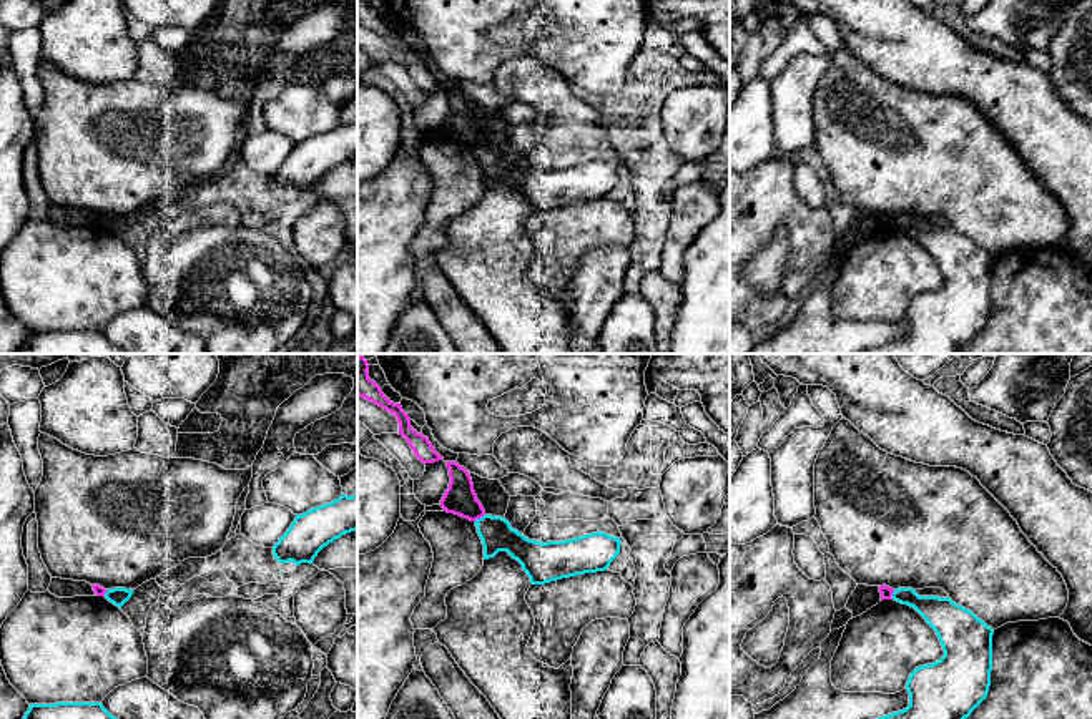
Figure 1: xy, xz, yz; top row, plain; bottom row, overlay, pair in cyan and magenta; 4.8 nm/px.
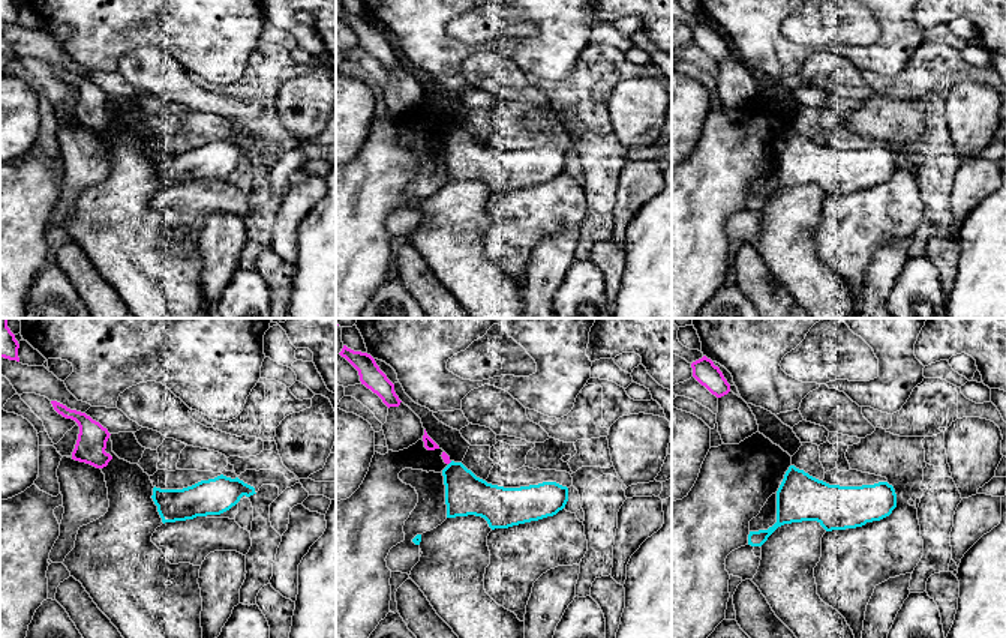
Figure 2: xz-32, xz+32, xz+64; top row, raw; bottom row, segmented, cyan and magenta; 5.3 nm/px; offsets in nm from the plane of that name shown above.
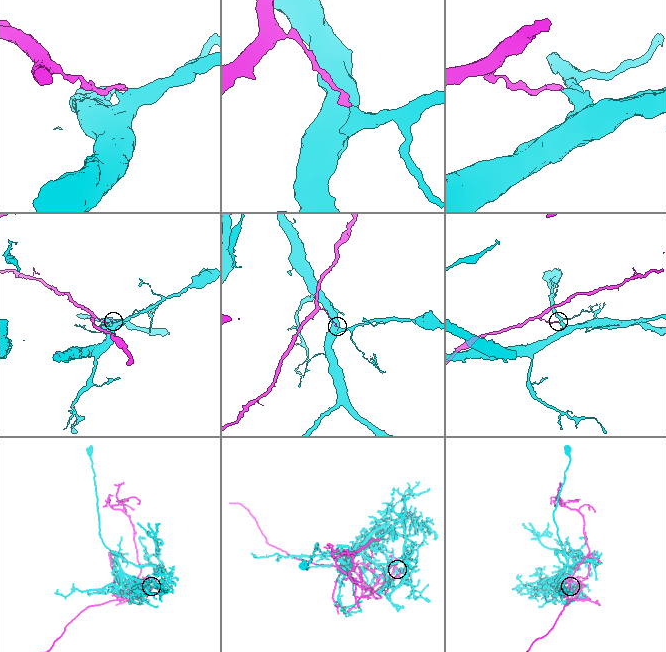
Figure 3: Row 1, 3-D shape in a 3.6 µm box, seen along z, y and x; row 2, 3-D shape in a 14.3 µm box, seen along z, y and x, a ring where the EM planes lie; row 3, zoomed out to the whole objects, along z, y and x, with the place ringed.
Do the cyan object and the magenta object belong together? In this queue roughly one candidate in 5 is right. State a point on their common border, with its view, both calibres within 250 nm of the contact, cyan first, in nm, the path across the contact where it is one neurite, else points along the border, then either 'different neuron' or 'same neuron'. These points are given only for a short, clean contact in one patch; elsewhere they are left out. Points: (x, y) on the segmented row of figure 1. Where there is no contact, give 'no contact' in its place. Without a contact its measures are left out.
meets cyan in xz at (479, 518); 160 nm thick on the cyan side, 160 nm on the other; border along xz (484, 513), (474, 520); different neuron

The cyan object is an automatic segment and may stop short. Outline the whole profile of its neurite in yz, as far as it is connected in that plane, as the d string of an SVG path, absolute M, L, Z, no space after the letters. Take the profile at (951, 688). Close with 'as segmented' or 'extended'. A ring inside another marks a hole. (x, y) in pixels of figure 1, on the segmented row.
M898 588L893 599L914 608L926 619L944 656L911 673L906 709L878 719L969 717L989 692L994 629L951 598L919 596L912 588Z | as segmented

